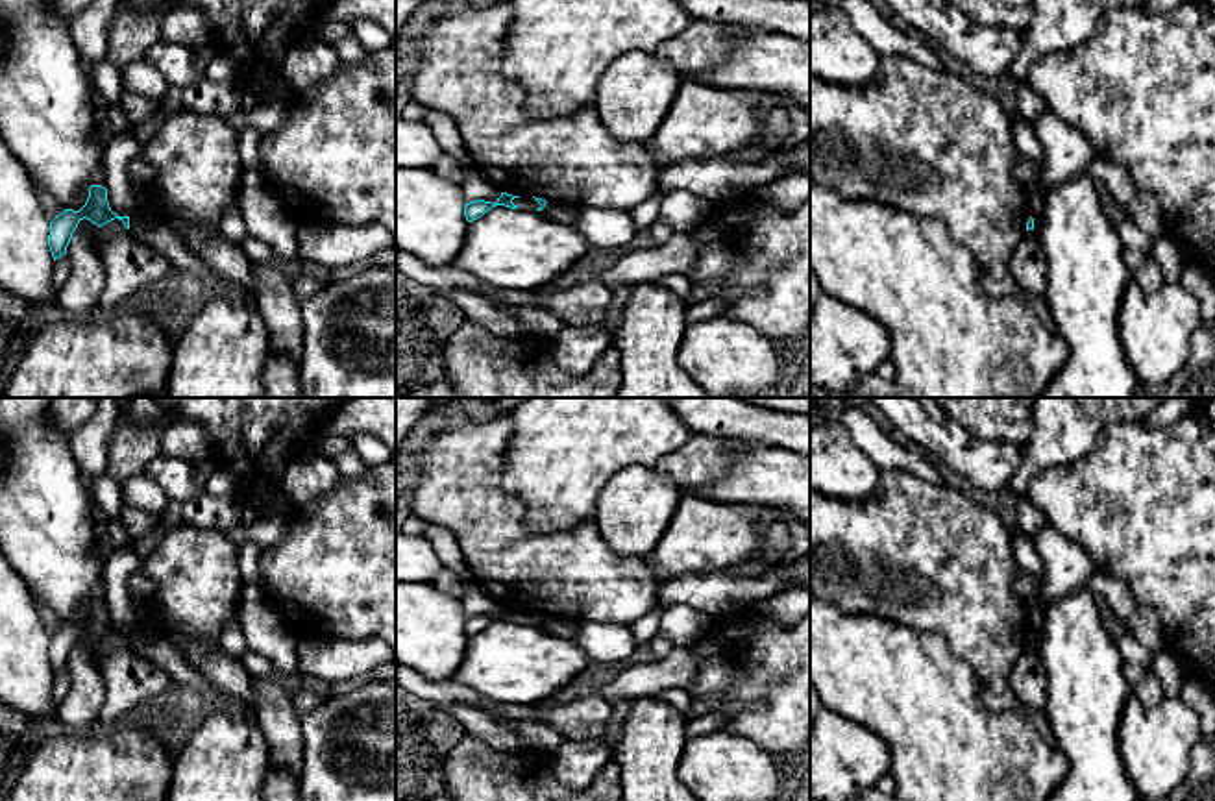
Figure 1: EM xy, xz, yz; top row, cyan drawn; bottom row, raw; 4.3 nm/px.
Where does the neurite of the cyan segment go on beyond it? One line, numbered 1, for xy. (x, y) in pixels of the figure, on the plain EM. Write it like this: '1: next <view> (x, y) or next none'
1: next none

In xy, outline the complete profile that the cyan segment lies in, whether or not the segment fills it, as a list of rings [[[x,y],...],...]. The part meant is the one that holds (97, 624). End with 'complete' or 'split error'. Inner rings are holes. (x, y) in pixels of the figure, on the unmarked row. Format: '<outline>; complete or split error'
[[[102,599],[89,601],[89,612],[80,625],[65,623],[50,636],[48,660],[54,675],[67,668],[67,660],[78,638],[87,633],[98,642],[118,633],[129,644],[129,631],[118,631],[107,616],[107,603]]]; complete

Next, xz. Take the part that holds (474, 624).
[[[501,607],[501,610],[494,618],[485,616],[485,614],[470,616],[470,618],[464,620],[464,631],[466,631],[468,636],[473,636],[496,620],[505,620],[505,622],[510,622],[510,623],[518,623],[518,620],[512,618],[514,612],[520,612],[520,610]]]; complete

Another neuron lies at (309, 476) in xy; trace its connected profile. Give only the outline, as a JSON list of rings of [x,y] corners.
[[[307,448],[294,455],[287,466],[279,490],[288,498],[294,507],[301,507],[316,498],[335,492],[342,475],[335,462]]]

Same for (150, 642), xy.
[[[139,622],[129,631],[129,646],[135,649],[135,653],[165,670],[174,679],[174,683],[190,684],[198,692],[216,699],[218,705],[235,709],[248,723],[257,721],[253,705],[224,696],[205,675],[187,664],[176,644],[157,627],[150,627]]]

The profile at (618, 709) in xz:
[[[620,699],[610,703],[610,718],[601,736],[608,746],[614,746],[621,736],[621,729],[627,714],[631,712],[631,707],[632,707],[632,699]]]

